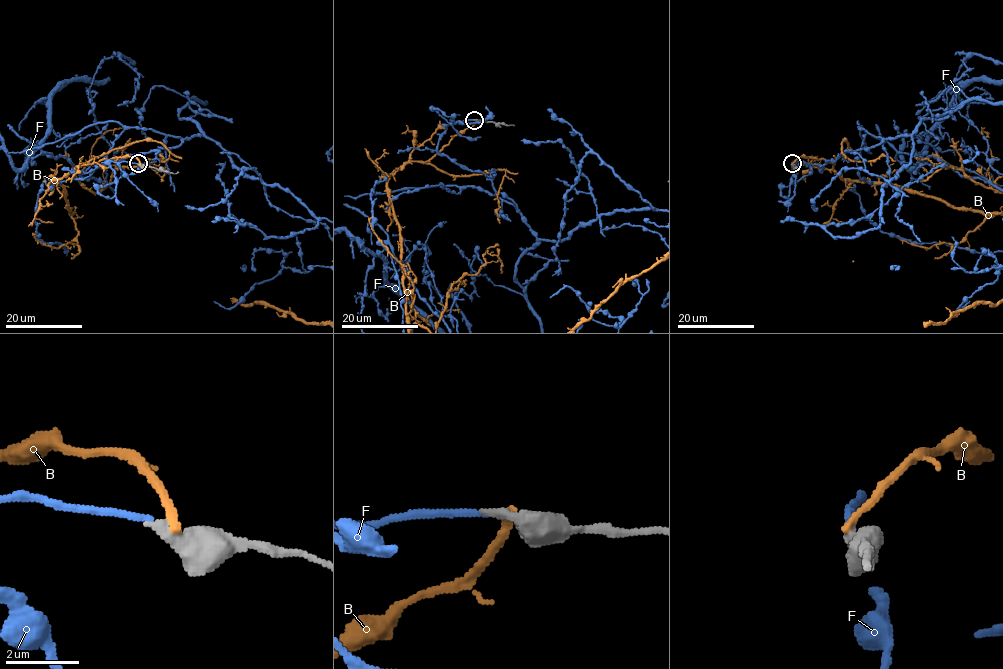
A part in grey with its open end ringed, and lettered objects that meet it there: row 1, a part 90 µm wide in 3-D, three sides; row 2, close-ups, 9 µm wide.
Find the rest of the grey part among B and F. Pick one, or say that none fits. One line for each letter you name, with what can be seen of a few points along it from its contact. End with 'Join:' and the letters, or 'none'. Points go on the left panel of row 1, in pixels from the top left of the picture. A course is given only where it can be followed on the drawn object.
Join: F

